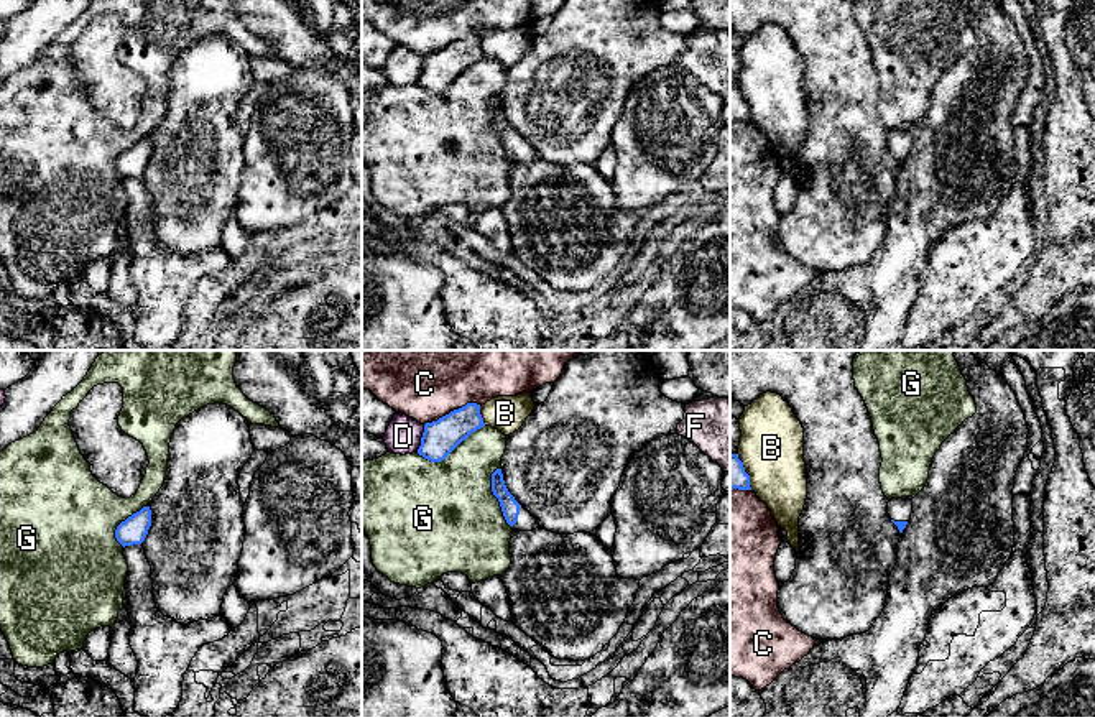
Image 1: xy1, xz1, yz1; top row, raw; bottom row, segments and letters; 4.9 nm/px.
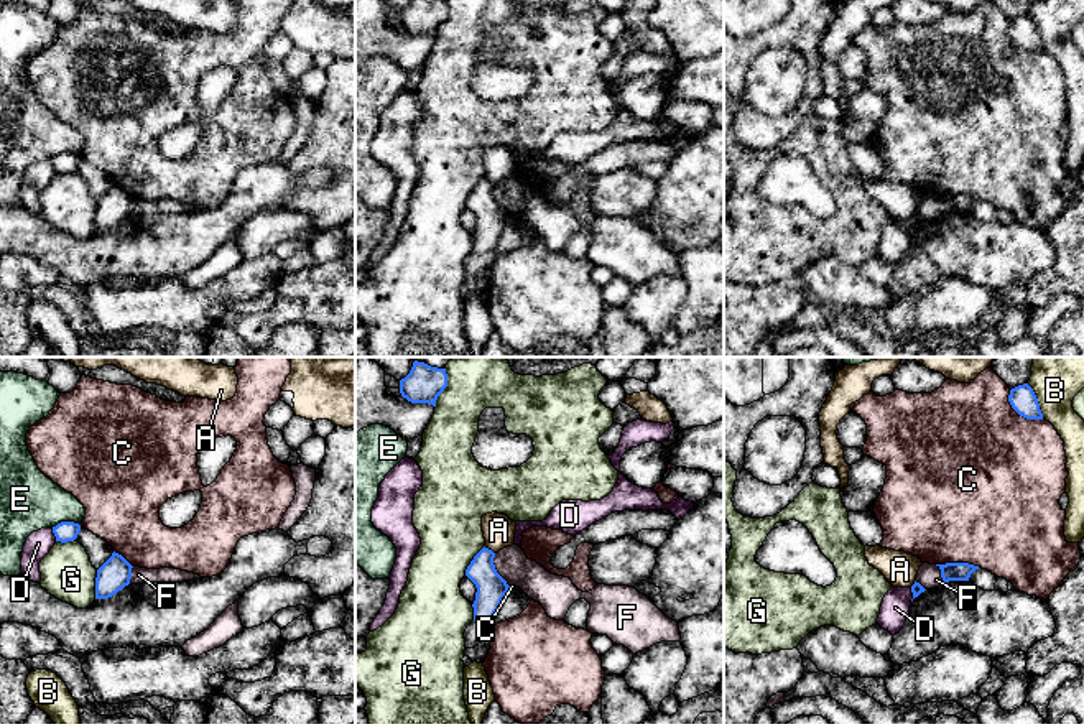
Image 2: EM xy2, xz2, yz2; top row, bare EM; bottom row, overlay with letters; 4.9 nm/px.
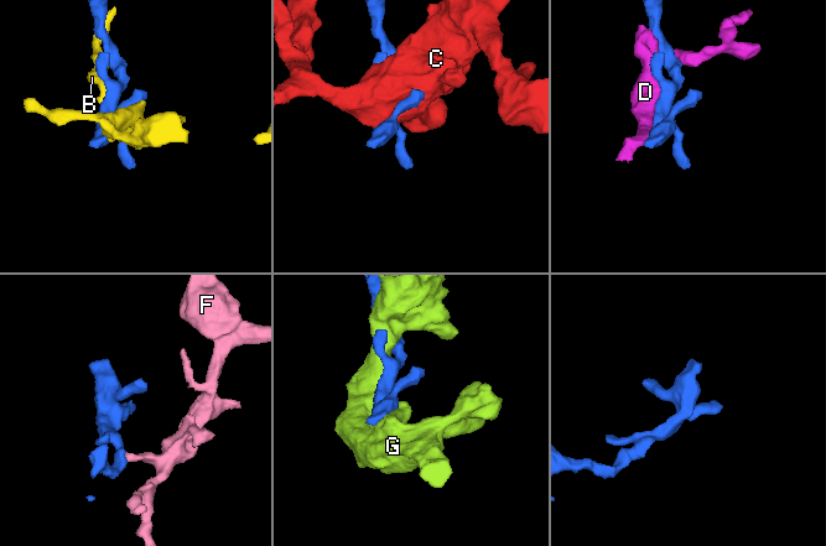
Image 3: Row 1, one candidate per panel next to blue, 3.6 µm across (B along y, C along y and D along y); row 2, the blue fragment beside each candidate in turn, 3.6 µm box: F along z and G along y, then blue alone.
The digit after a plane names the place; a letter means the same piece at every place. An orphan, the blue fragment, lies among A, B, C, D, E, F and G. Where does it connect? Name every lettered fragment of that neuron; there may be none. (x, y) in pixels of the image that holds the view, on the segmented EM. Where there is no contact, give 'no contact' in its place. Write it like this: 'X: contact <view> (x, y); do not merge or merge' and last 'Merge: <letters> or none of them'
A: contact xz2 (487, 548); do not merge
B: contact yz2 (1037, 402); do not merge
C: contact xz1 (454, 410); do not merge
D: contact xz1 (421, 438); do not merge
E: contact xy2 (64, 522); do not merge
F: contact xz2 (495, 570); do not merge
G: contact xz1 (449, 453); do not merge
Merge: none of them

